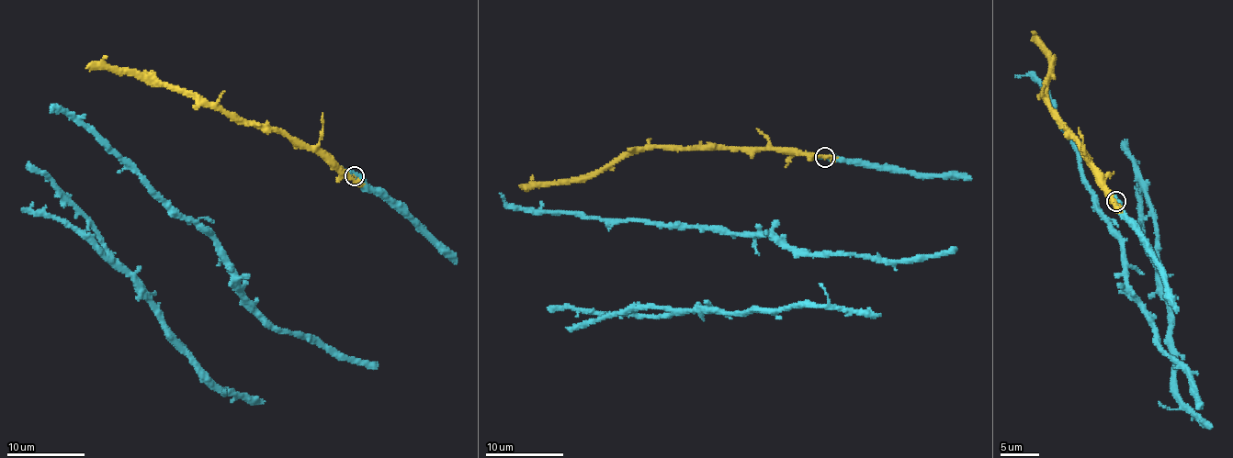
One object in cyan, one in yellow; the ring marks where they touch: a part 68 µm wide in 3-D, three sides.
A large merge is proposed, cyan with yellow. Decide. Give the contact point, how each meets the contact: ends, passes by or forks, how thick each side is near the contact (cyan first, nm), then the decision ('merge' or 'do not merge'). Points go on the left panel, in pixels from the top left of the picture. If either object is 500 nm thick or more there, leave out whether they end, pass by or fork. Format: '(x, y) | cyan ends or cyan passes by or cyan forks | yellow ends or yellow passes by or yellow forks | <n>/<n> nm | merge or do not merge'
(355, 176) | cyan passes by | yellow passes by | 440/160 nm | merge

